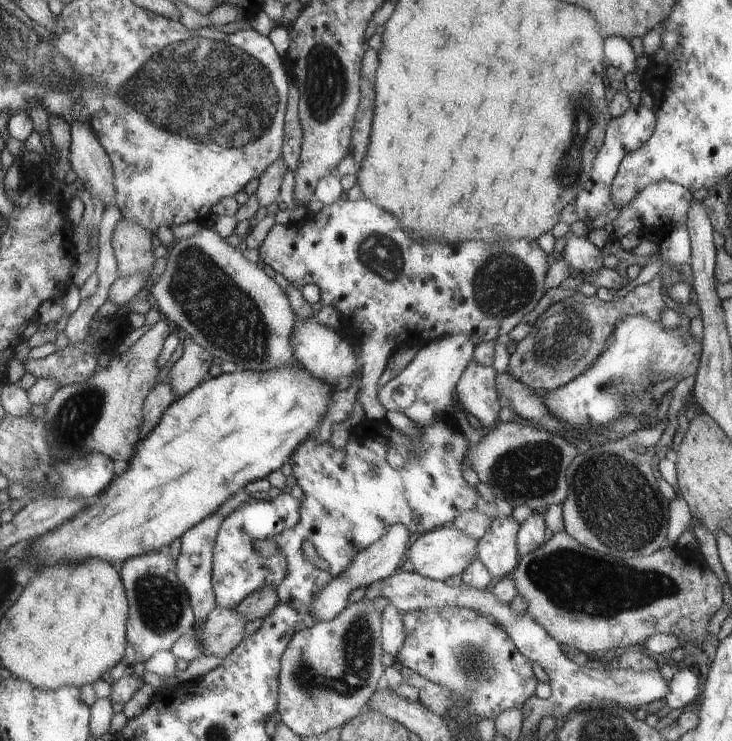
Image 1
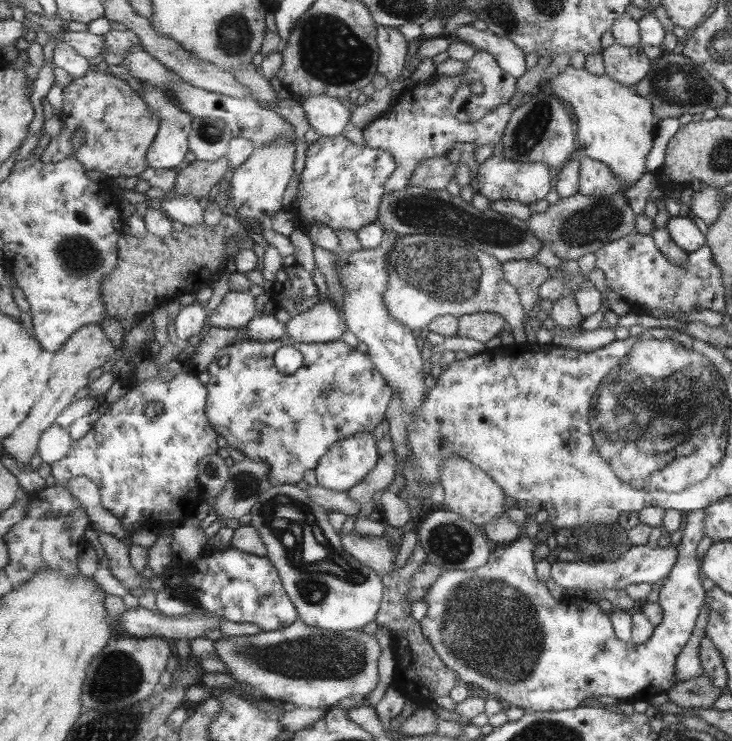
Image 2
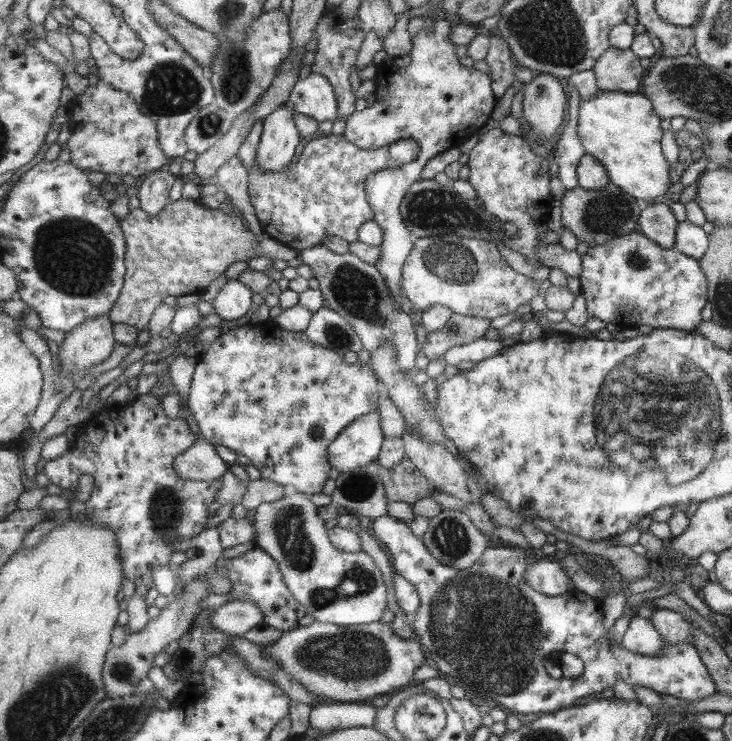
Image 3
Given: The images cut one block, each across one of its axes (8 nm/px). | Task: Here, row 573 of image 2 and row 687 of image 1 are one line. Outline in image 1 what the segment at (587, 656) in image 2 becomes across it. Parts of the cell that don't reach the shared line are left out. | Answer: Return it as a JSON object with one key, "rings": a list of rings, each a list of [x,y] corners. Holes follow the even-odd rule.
{"rings":[[[427,608],[427,610],[407,610],[401,612],[401,626],[403,626],[403,642],[399,646],[399,652],[395,654],[395,666],[397,668],[409,668],[429,682],[435,682],[445,692],[451,690],[455,694],[467,694],[469,696],[469,714],[483,718],[497,718],[503,710],[519,710],[523,702],[533,694],[533,688],[537,684],[531,662],[517,650],[509,634],[505,634],[503,628],[491,624],[485,616],[477,614],[469,608]],[[677,666],[677,672],[669,680],[669,694],[665,696],[667,710],[683,708],[695,700],[699,700],[699,674],[695,668]]]}

